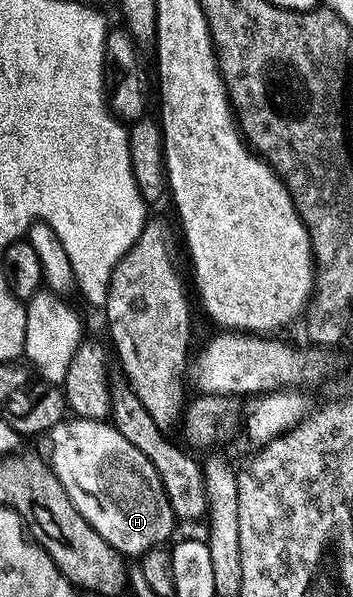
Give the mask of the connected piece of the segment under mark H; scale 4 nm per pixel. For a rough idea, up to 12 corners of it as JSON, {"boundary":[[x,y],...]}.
{"boundary":[[116,426],[47,432],[70,502],[123,557],[176,517],[150,458]]}

